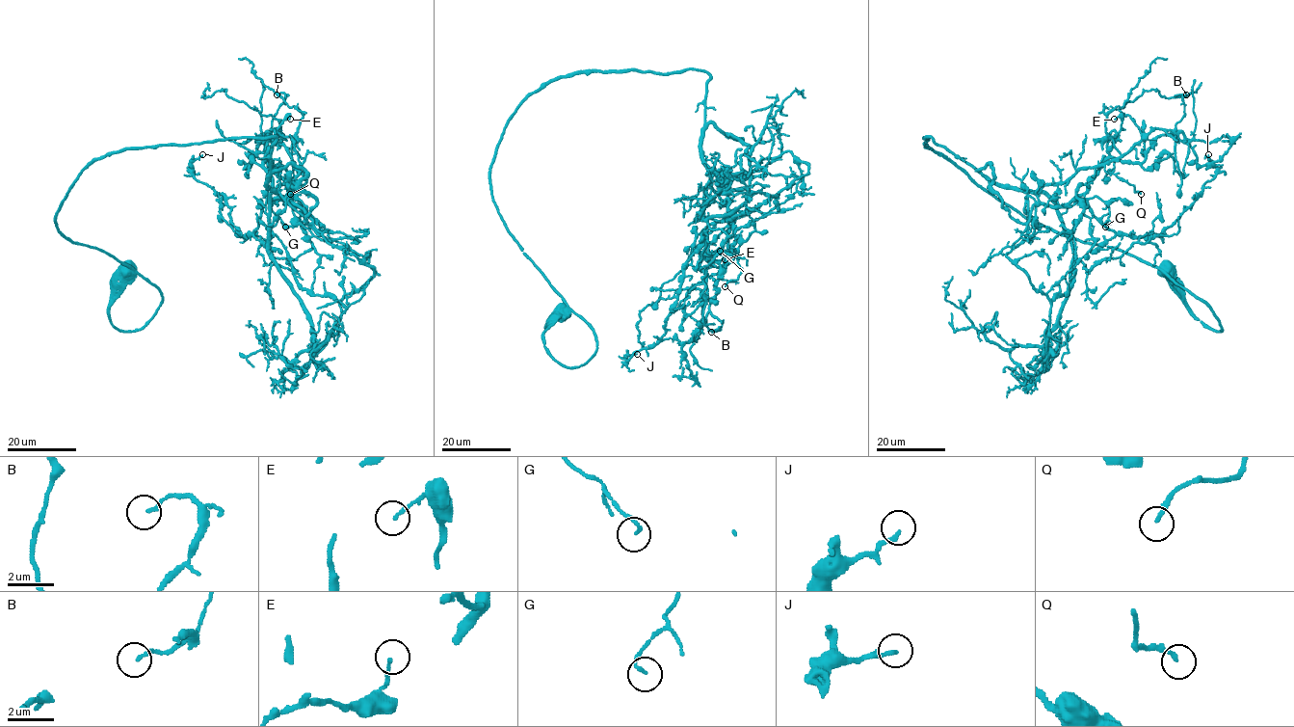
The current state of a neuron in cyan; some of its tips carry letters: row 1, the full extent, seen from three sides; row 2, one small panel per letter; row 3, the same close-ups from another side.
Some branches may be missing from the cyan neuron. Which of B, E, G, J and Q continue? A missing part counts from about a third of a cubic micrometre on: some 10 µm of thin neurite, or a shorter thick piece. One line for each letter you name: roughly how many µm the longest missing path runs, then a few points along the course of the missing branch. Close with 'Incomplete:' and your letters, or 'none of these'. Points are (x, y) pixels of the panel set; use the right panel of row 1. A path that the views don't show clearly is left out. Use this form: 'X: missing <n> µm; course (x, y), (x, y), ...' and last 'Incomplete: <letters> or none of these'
Q: missing 9 µm; course (1141, 194), (1143, 213), (1149, 218)
Incomplete: Q

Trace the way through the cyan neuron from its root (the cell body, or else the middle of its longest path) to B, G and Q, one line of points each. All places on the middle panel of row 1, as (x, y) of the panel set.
B: (560, 314), (493, 201), (507, 121), (561, 77), (704, 69), (700, 155), (732, 221), (711, 332)
G: (560, 314), (489, 179), (507, 121), (552, 81), (708, 74), (700, 155), (728, 211), (700, 236), (720, 251)
Q: (560, 314), (498, 211), (489, 166), (516, 108), (583, 72), (708, 74), (700, 155), (741, 271), (725, 286)

